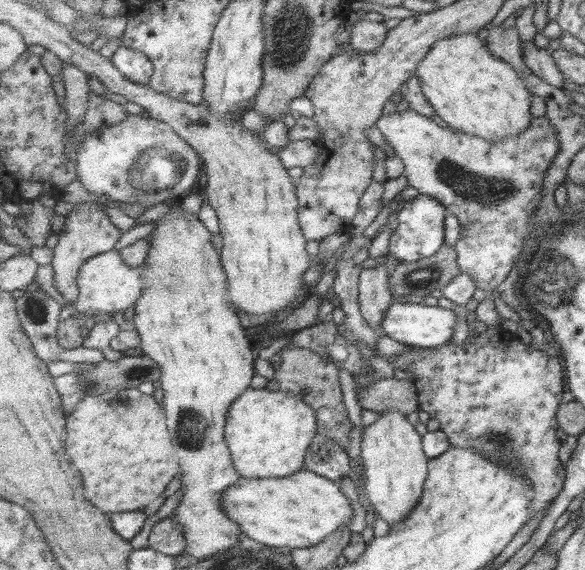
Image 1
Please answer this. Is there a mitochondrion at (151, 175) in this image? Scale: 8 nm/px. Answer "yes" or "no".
yes

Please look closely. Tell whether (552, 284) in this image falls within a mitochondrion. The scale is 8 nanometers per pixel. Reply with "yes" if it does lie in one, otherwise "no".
yes

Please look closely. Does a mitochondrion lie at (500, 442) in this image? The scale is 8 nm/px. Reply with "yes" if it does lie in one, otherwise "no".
yes

